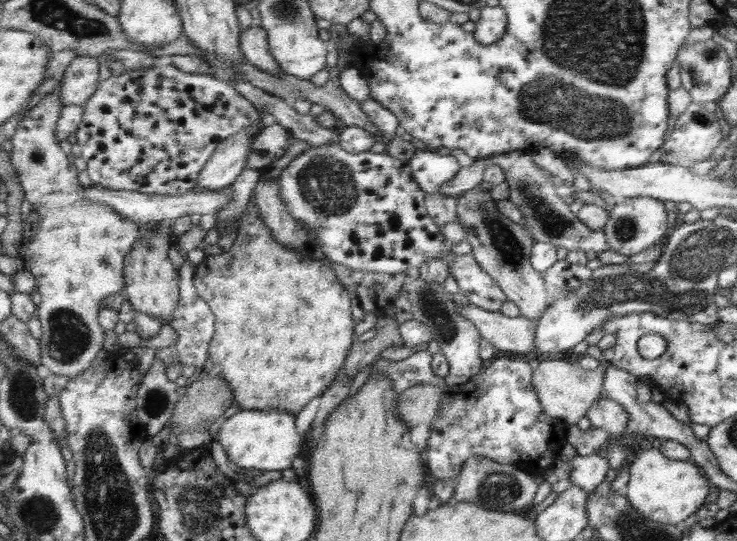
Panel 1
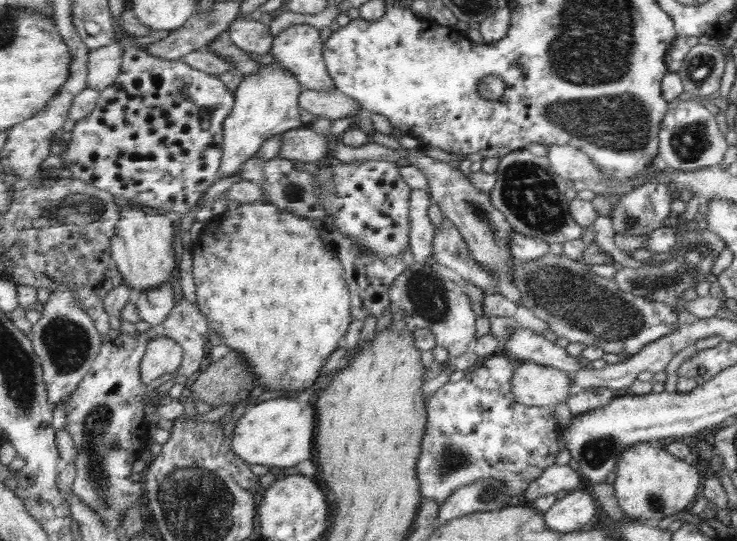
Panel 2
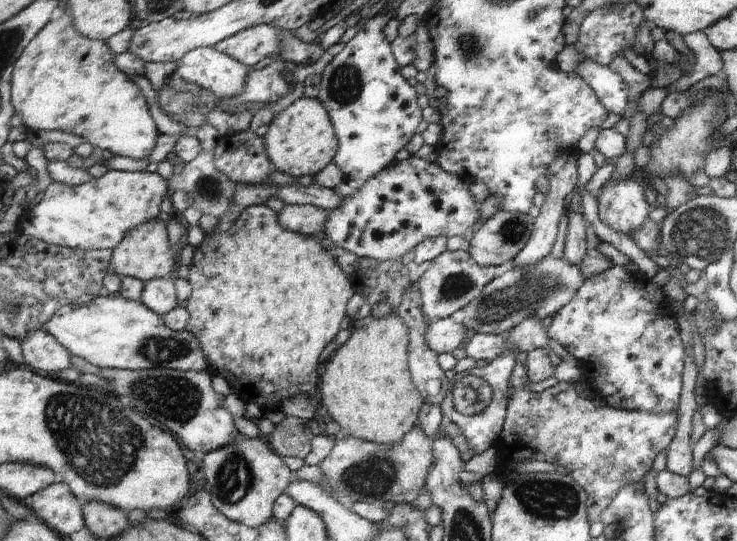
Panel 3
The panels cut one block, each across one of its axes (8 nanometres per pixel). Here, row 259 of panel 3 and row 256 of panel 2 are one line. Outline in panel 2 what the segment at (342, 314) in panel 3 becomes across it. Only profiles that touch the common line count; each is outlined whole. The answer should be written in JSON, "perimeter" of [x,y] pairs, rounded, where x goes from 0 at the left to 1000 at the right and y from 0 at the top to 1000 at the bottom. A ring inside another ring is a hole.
{"perimeter":[[[347,372],[343,375],[326,377],[318,388],[309,388],[307,396],[290,401],[285,414],[281,414],[271,436],[263,447],[262,471],[265,477],[265,525],[267,530],[267,560],[271,569],[282,582],[286,595],[286,606],[300,621],[300,632],[316,647],[328,651],[334,658],[334,669],[342,677],[345,688],[350,691],[350,708],[361,713],[364,725],[383,725],[392,732],[400,732],[400,726],[423,717],[429,702],[437,695],[440,677],[445,673],[448,658],[461,645],[461,632],[475,610],[475,599],[479,593],[479,542],[475,536],[474,521],[469,516],[468,490],[459,473],[442,458],[442,447],[437,444],[436,427],[423,407],[415,399],[404,399],[403,394],[383,392],[376,379],[364,373]]]}

